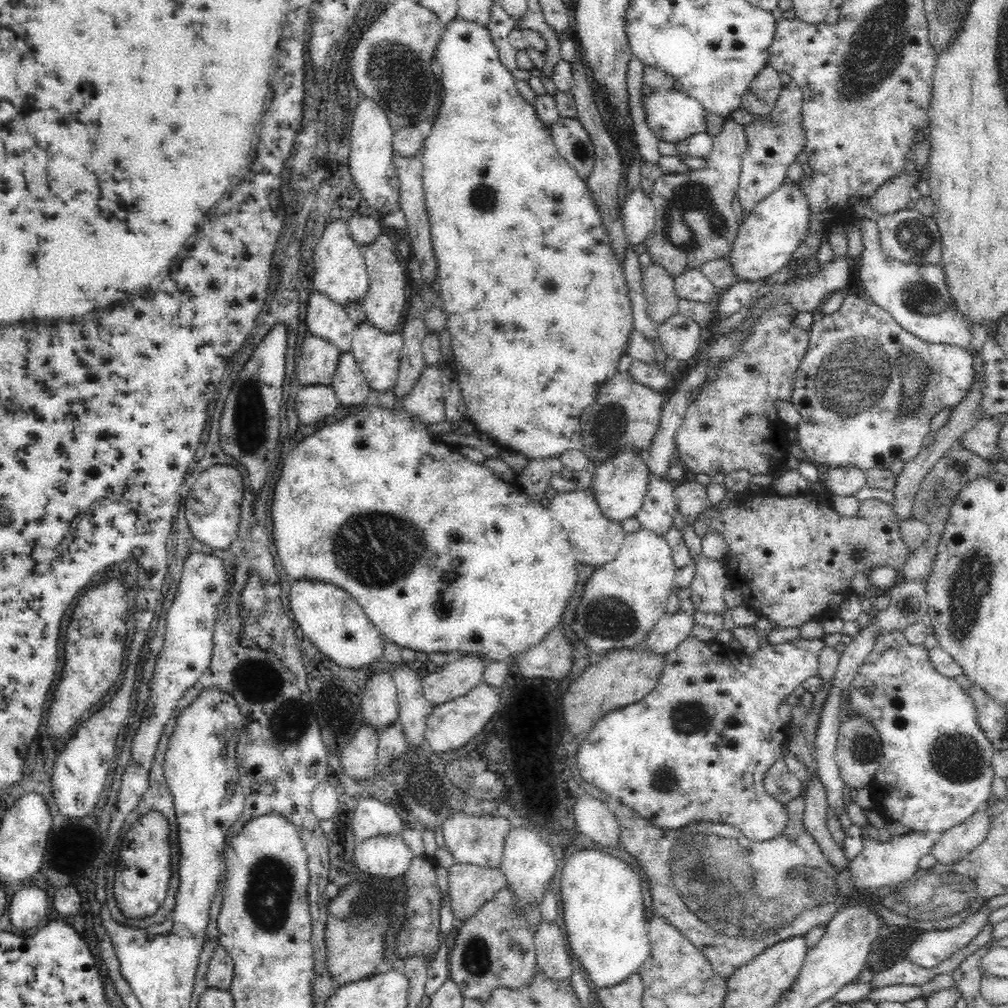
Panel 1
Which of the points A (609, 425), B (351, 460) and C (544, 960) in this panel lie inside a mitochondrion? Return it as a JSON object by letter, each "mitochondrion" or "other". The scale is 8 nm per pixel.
{"A":"mitochondrion","B":"other","C":"other"}

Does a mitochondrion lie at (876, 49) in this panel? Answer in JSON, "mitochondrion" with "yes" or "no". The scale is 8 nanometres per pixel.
{"mitochondrion":"yes"}

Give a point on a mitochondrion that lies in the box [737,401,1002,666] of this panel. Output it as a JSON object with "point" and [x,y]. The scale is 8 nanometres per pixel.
{"point":[971,584]}

